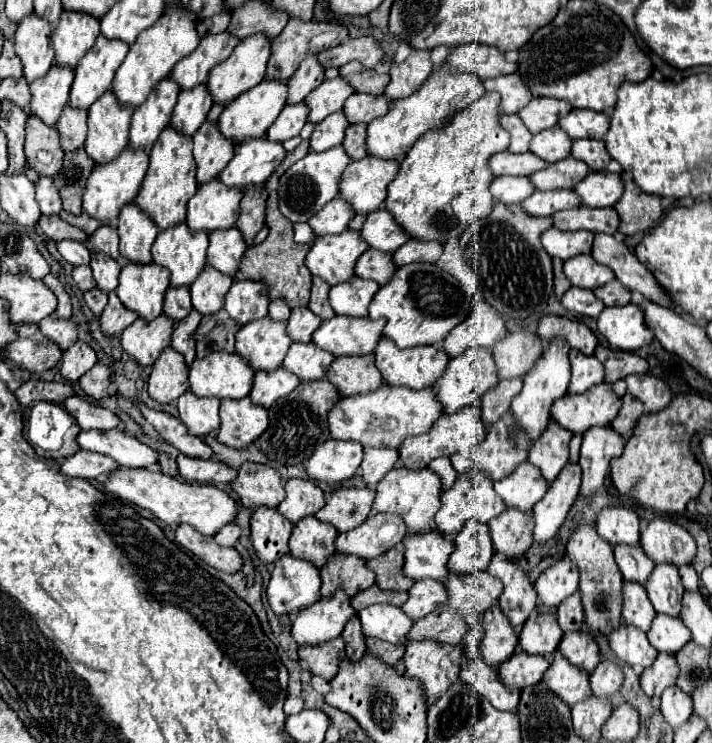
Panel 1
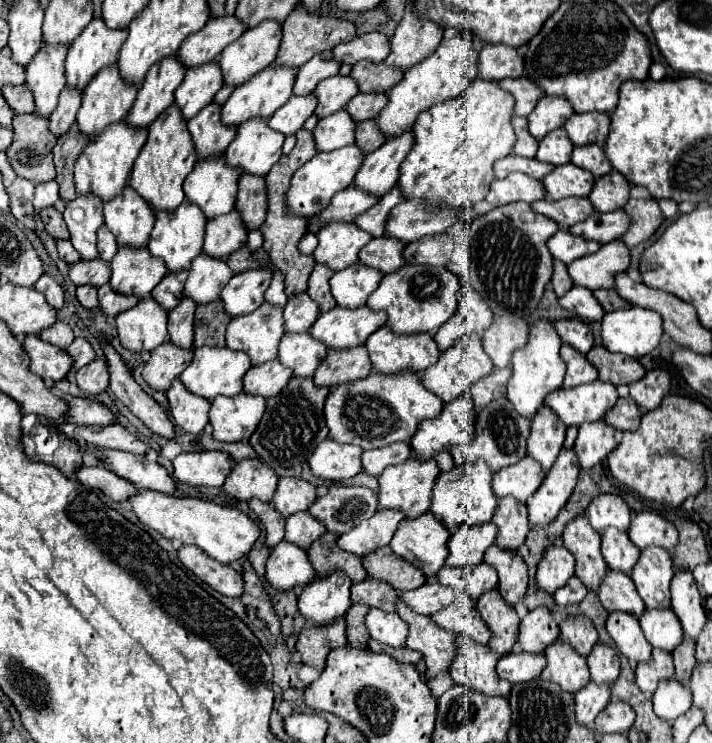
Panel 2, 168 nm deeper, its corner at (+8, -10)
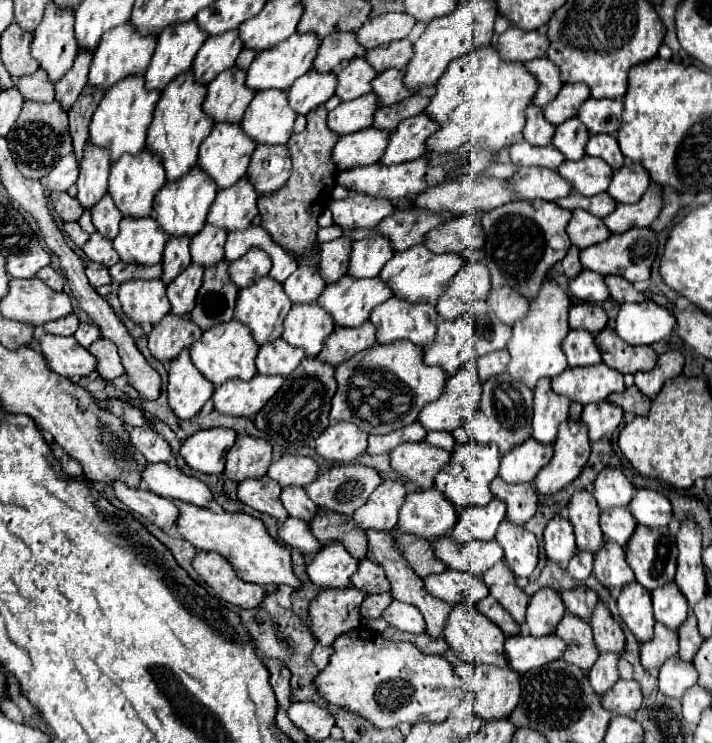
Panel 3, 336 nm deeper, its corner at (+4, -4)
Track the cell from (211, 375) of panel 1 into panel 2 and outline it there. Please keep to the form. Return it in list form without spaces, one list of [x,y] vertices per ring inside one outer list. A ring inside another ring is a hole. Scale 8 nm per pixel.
[[[227,346],[221,348],[197,348],[193,362],[185,368],[185,372],[181,372],[181,382],[197,396],[203,396],[207,400],[213,400],[217,394],[225,394],[225,396],[235,396],[243,390],[243,376],[245,372],[251,368],[249,358],[245,356],[245,352],[233,352]]]

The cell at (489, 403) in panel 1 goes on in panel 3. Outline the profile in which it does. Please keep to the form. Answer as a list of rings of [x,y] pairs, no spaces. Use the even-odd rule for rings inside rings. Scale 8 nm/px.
[[[497,350],[497,352],[493,352],[493,354],[487,354],[485,358],[479,358],[479,360],[477,360],[479,380],[485,382],[485,380],[489,380],[491,376],[497,376],[497,374],[507,372],[509,360],[511,360],[511,356],[509,356],[507,350]]]

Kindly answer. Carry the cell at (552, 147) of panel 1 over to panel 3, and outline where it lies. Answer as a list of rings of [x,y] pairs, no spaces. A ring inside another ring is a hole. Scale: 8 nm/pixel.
[[[571,118],[557,126],[551,144],[567,158],[567,160],[581,160],[585,154],[585,142],[589,140],[589,132],[577,118]]]

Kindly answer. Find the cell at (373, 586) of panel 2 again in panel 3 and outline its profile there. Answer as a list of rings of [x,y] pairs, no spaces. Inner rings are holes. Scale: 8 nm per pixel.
[[[367,558],[359,560],[359,568],[351,576],[351,582],[353,582],[353,588],[363,590],[367,596],[389,592],[389,582],[387,582],[385,572],[381,570],[381,566],[377,566],[375,562],[371,562]]]

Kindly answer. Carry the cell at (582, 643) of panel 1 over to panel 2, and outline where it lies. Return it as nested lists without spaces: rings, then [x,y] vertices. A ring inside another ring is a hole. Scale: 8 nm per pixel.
[[[577,614],[577,616],[565,616],[559,624],[561,628],[561,640],[569,642],[579,654],[587,656],[597,642],[597,630],[591,622],[591,618]]]

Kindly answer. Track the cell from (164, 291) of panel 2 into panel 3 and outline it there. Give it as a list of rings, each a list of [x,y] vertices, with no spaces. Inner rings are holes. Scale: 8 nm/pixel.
[[[173,238],[173,242],[165,244],[165,254],[161,260],[161,266],[163,266],[161,282],[165,284],[173,282],[173,278],[177,278],[177,274],[181,274],[189,264],[191,264],[189,238]]]

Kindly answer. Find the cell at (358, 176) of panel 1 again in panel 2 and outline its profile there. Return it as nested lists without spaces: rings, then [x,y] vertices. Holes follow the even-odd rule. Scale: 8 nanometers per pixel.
[[[403,132],[397,138],[389,138],[381,148],[365,156],[363,166],[357,172],[353,184],[369,194],[377,196],[387,194],[397,184],[399,166],[413,148],[413,144],[415,144],[413,132]]]

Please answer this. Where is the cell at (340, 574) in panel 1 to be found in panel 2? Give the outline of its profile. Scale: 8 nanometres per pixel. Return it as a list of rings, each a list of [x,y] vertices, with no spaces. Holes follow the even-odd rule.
[[[325,532],[325,536],[319,536],[307,550],[317,576],[327,576],[333,570],[343,570],[353,582],[365,580],[367,572],[363,568],[363,558],[337,548],[337,538],[339,534]]]

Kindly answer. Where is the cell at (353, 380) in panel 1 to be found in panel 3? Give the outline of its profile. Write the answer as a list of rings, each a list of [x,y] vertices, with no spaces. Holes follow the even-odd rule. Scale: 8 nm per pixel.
[[[371,322],[357,328],[335,328],[333,334],[325,340],[325,346],[317,356],[317,360],[337,366],[353,358],[355,354],[371,348],[373,344],[375,344],[375,330]]]

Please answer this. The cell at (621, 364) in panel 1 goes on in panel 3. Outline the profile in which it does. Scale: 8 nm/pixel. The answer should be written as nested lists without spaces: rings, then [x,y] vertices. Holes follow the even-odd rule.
[[[609,328],[595,336],[595,344],[603,356],[603,362],[621,374],[635,374],[653,370],[657,354],[651,346],[629,346]]]

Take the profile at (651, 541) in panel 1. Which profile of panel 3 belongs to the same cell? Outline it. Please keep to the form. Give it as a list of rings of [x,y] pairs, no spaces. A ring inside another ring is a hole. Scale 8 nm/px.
[[[645,488],[635,492],[633,502],[629,504],[629,512],[637,524],[643,524],[647,528],[667,528],[673,516],[671,502],[663,494]]]

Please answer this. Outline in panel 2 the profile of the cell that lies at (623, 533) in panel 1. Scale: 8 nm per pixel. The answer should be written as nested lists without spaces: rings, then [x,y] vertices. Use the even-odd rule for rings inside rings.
[[[617,494],[595,496],[587,508],[587,516],[597,532],[603,532],[607,526],[627,530],[631,522],[631,510],[627,502]]]

